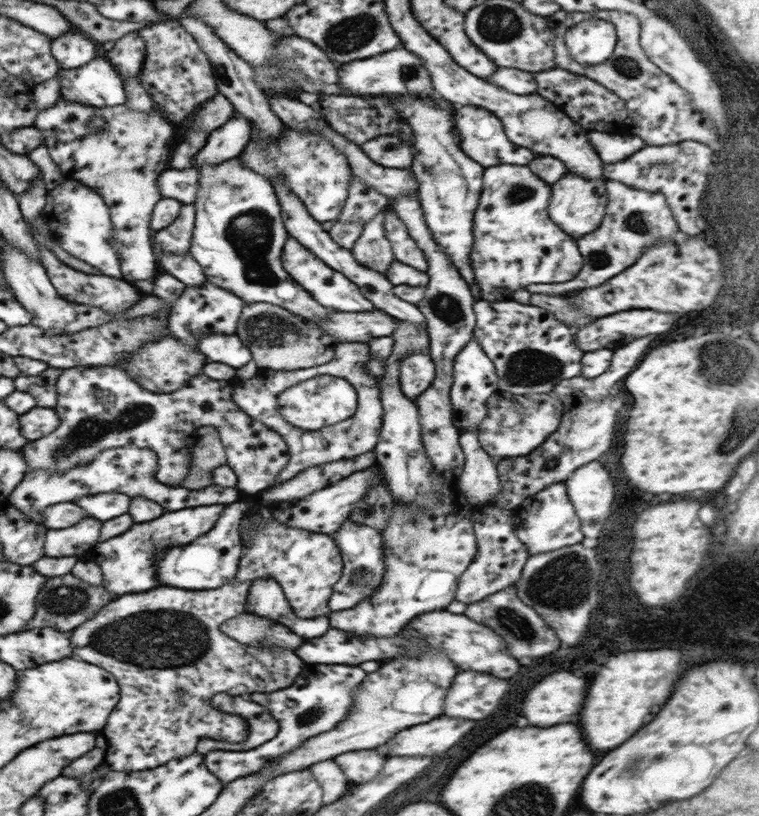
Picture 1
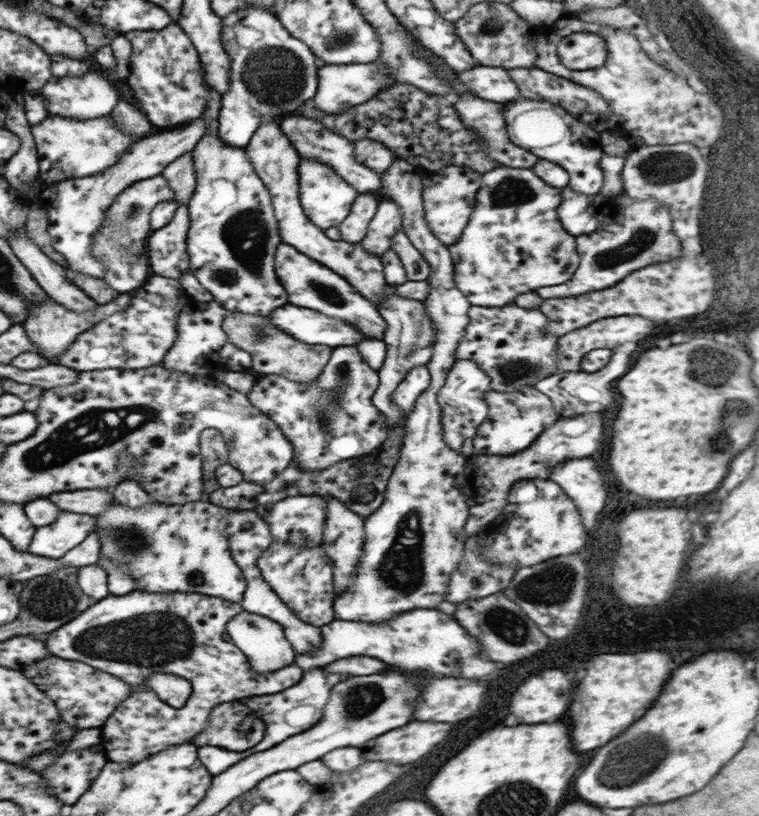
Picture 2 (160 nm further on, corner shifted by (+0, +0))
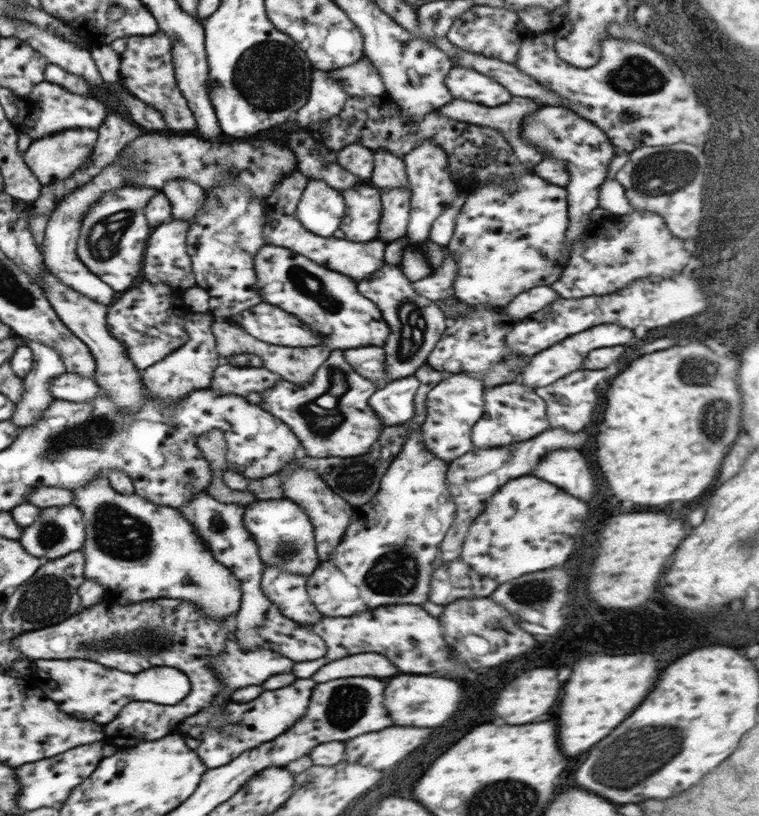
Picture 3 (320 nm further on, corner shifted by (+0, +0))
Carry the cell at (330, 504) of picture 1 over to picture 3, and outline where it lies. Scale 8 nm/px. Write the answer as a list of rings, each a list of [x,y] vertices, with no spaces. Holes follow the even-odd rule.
[[[258,500],[246,506],[244,526],[256,541],[259,557],[266,566],[278,566],[294,575],[310,576],[320,560],[315,543],[315,529],[309,516],[290,500]]]

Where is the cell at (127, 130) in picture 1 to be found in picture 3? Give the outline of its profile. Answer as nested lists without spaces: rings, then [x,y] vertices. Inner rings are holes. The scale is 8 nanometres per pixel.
[[[64,130],[64,132],[58,132],[33,141],[22,156],[24,163],[34,174],[34,177],[42,185],[49,185],[55,180],[64,180],[72,176],[77,170],[80,170],[80,166],[84,166],[88,156],[92,156],[91,152],[96,142],[98,142],[97,130]]]

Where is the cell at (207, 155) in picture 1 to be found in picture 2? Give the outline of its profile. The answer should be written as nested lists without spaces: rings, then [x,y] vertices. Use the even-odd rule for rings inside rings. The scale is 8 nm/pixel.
[[[248,5],[221,17],[221,43],[230,59],[229,89],[221,96],[218,118],[218,138],[233,147],[245,148],[262,123],[278,122],[280,118],[294,114],[308,99],[316,96],[319,81],[319,60],[299,38],[286,30],[279,18],[270,10]]]

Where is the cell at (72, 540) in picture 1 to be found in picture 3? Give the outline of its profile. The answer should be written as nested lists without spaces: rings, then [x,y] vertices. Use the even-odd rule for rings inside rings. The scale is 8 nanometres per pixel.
[[[76,505],[48,507],[39,512],[38,518],[23,527],[20,535],[20,544],[28,554],[45,561],[60,558],[74,551],[80,551],[85,537],[85,524],[83,514]]]

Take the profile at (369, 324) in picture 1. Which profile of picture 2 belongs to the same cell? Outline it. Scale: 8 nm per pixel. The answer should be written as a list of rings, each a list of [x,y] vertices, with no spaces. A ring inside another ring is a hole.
[[[286,303],[269,312],[269,321],[280,330],[306,344],[326,344],[326,346],[352,346],[367,338],[357,328],[352,328],[336,318],[318,314],[316,310],[306,310]]]

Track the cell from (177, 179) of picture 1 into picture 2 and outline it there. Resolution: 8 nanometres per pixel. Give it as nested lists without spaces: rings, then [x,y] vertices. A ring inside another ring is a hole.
[[[161,175],[135,182],[123,190],[111,202],[104,220],[101,222],[98,234],[92,240],[92,254],[104,264],[106,274],[104,282],[116,292],[130,292],[142,286],[148,278],[148,264],[146,258],[140,256],[144,252],[146,239],[152,234],[150,226],[151,210],[159,202],[173,200],[174,193]]]

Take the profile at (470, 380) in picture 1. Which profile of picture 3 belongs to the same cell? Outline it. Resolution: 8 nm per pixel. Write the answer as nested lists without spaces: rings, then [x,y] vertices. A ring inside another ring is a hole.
[[[463,373],[446,375],[427,396],[427,415],[421,424],[423,445],[431,450],[440,460],[451,461],[464,456],[474,448],[471,441],[471,430],[474,423],[484,412],[484,393],[486,391],[482,380],[470,378]]]

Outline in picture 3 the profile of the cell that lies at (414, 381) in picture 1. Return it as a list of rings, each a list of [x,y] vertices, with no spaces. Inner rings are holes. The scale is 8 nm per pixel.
[[[413,374],[381,387],[368,399],[368,406],[384,427],[400,426],[415,413],[414,399],[420,381]]]

